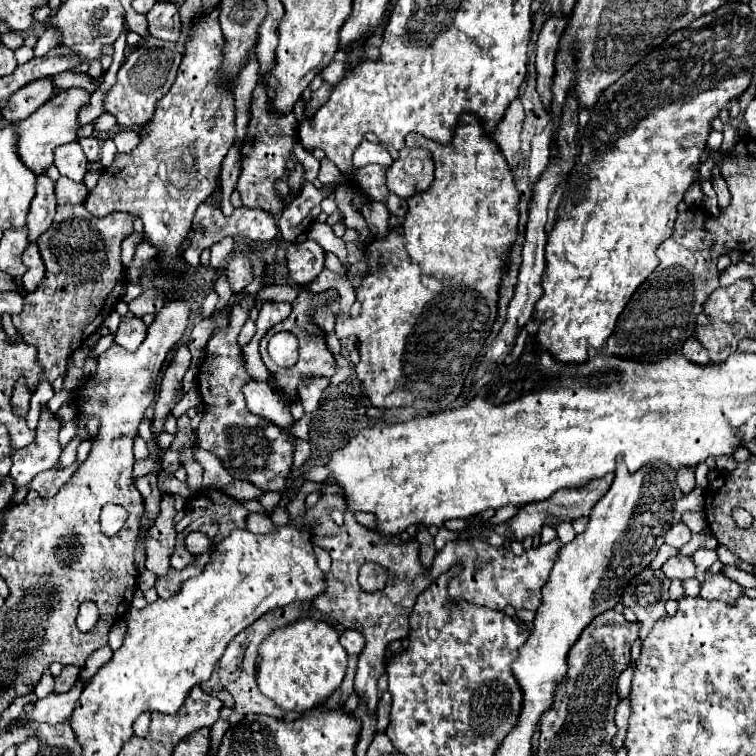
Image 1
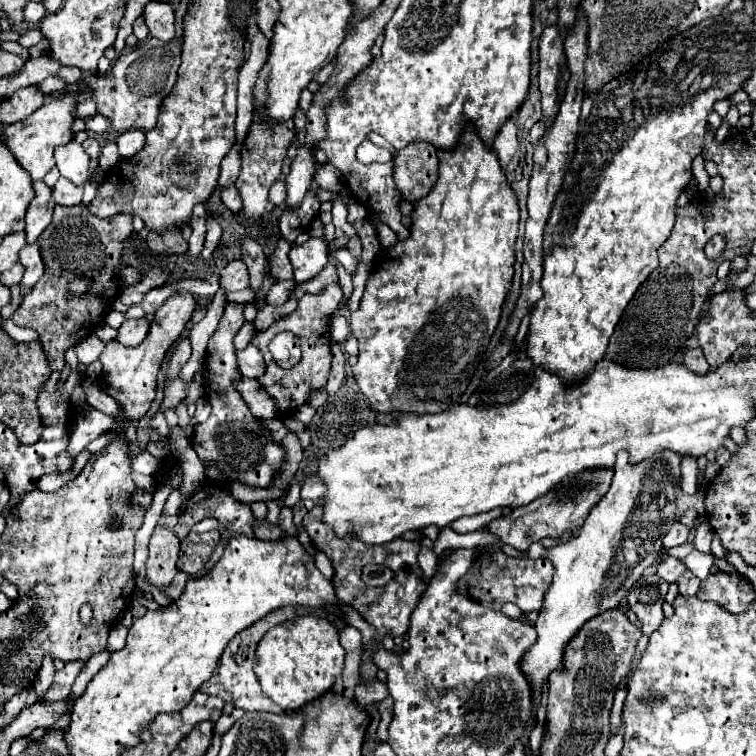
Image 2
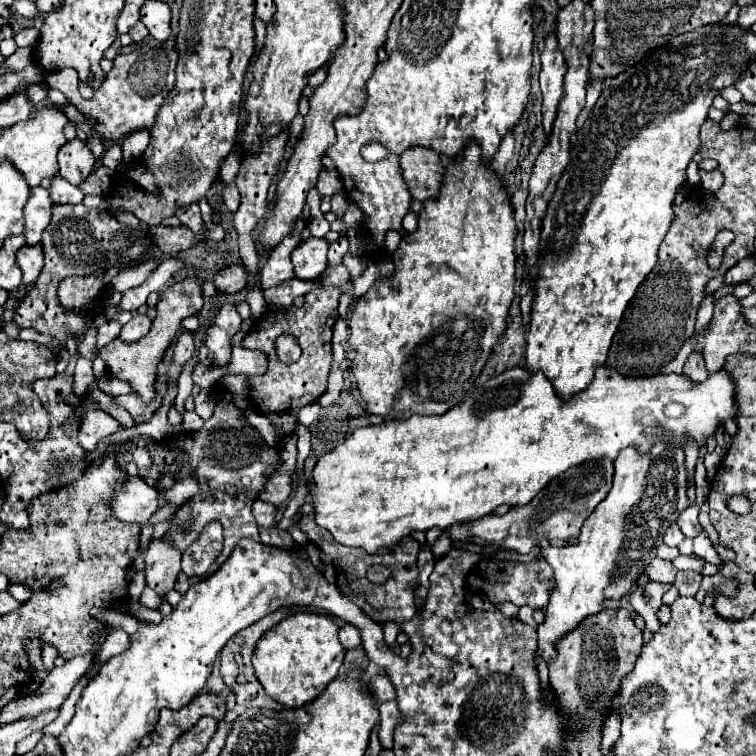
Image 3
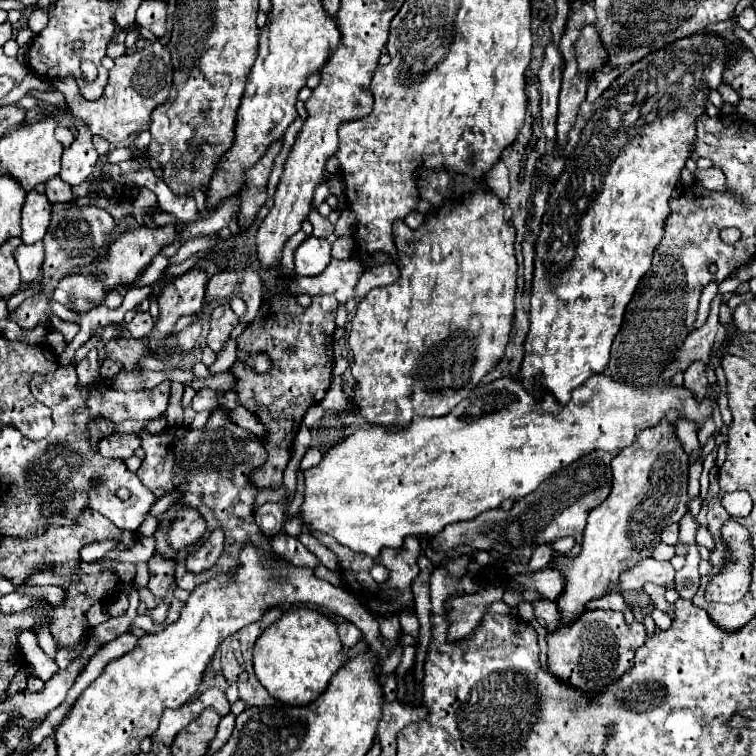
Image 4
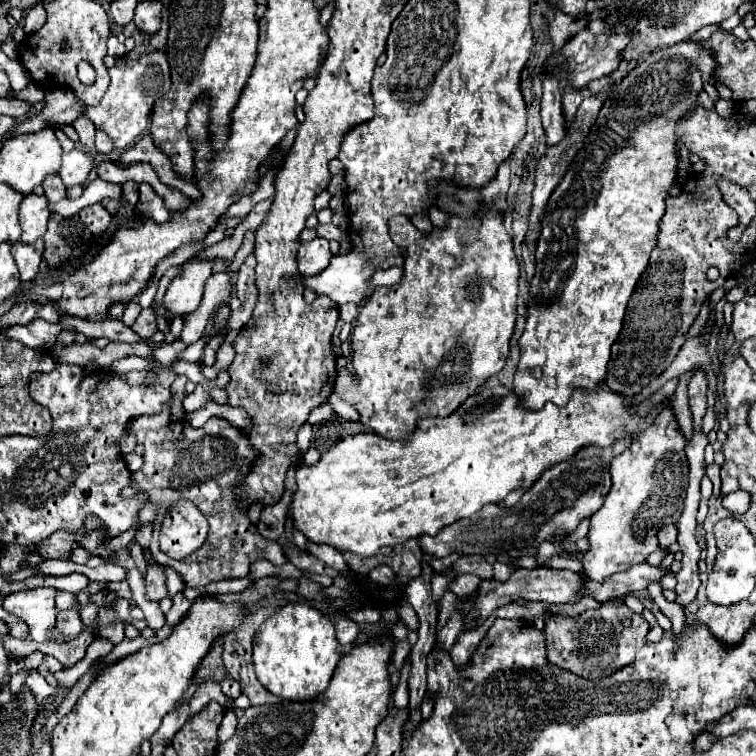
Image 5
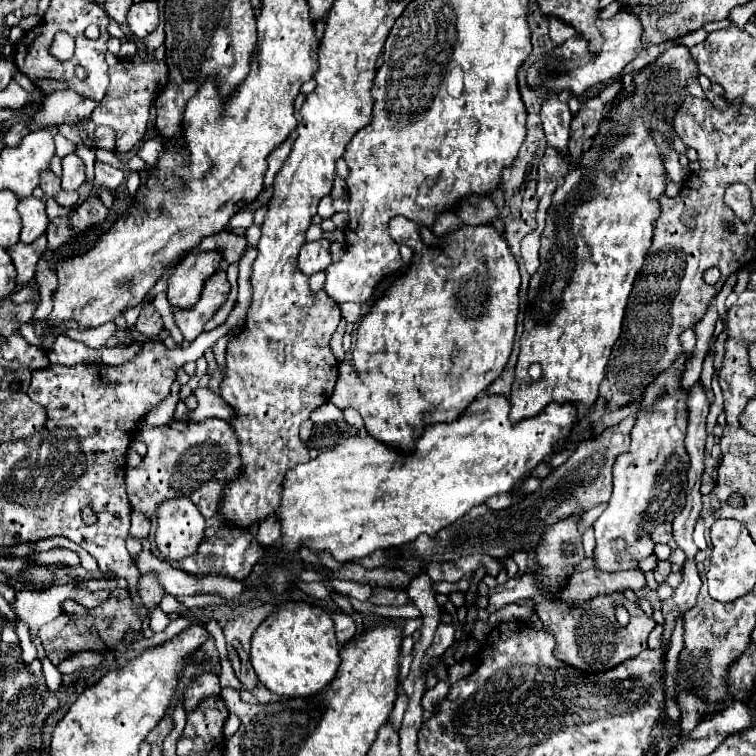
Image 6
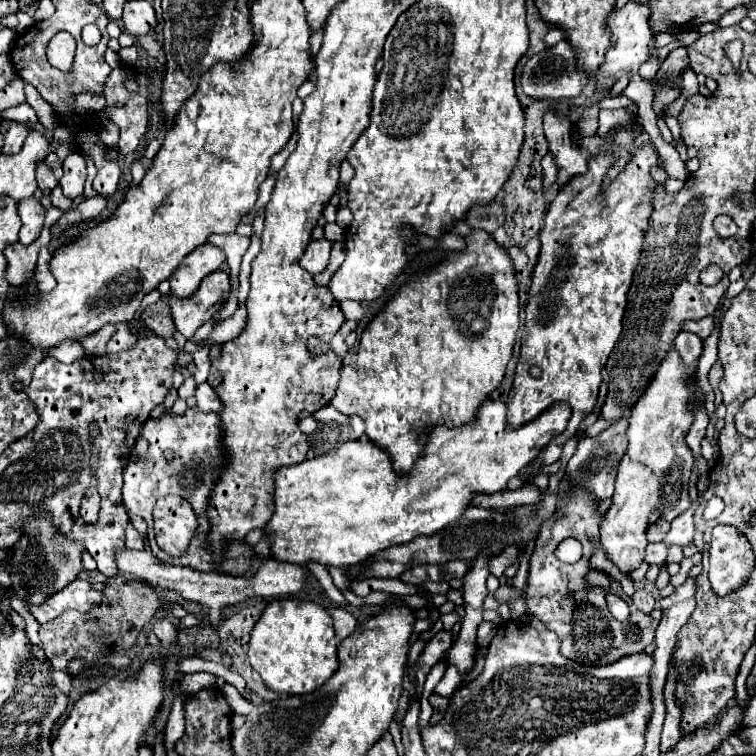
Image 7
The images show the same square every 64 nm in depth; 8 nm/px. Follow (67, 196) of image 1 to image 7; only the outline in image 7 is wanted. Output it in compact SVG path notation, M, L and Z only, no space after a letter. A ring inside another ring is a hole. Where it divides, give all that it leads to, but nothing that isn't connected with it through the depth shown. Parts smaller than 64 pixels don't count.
M40 162L40 164L36 166L36 182L38 182L38 188L40 188L40 190L46 190L46 188L52 190L52 188L58 186L58 182L56 182L52 170L46 166L46 162Z

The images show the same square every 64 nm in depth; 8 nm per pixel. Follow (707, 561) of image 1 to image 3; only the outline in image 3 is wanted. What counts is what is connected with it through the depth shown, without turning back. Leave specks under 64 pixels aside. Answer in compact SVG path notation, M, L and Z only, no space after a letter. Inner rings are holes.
M692 554L692 556L678 556L678 558L672 560L672 564L674 564L678 570L696 570L696 572L702 572L704 560Z

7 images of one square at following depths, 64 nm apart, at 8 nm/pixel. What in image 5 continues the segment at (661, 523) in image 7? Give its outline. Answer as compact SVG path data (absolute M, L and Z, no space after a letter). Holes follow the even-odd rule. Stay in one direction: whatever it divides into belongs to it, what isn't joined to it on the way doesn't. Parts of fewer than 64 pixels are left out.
M674 524L662 526L662 528L658 530L658 542L660 542L660 546L664 546L664 548L674 546L674 544L676 544L676 526L674 526Z

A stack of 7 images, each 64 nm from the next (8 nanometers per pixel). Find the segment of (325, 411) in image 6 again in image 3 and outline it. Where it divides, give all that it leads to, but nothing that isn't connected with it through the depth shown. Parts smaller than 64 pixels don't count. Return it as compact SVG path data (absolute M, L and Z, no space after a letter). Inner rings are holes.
M318 402L304 406L304 408L300 410L300 416L298 416L300 424L304 424L304 426L310 426L310 424L312 424L312 422L318 418L318 412L320 412L320 406L318 406Z

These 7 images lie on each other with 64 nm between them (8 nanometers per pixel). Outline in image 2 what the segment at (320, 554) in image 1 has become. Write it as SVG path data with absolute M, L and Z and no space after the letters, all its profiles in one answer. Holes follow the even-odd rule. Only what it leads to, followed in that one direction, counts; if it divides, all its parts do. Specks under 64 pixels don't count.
M320 550L316 551L314 556L315 566L320 570L322 575L327 579L331 580L334 575L334 569L332 568L332 562L330 559Z

